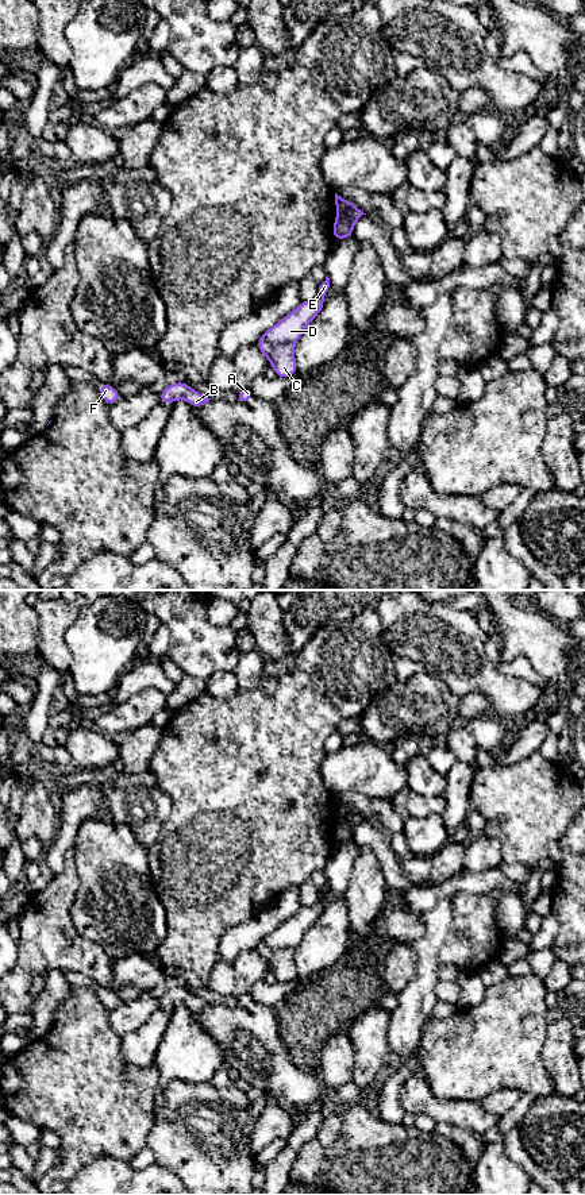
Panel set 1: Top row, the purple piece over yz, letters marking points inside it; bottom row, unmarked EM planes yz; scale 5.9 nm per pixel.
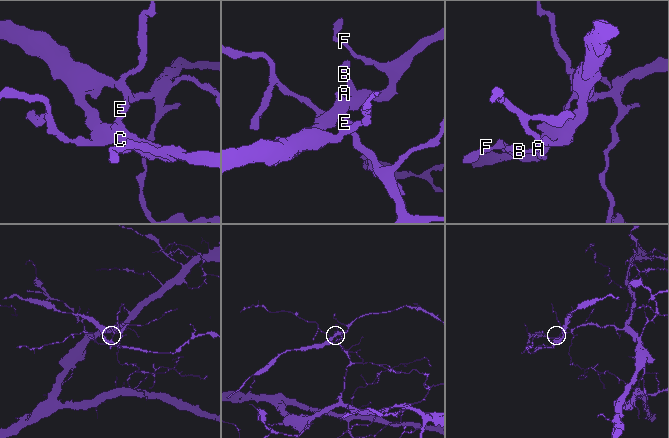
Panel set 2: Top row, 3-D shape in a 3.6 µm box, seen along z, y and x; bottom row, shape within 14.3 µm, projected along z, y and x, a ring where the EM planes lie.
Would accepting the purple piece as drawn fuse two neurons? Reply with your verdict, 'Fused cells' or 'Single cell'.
Fused cells

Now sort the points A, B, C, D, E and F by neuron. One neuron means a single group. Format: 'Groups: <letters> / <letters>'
Groups: A B D E / C F

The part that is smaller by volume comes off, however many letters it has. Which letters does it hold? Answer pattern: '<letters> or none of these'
C, F

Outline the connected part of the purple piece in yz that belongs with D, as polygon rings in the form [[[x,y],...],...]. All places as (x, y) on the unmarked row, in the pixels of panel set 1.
[[[330,883],[319,891],[319,901],[313,906],[301,906],[297,913],[269,933],[255,948],[262,960],[269,963],[272,955],[284,948],[296,948],[308,929],[324,913],[324,901],[330,893]]]

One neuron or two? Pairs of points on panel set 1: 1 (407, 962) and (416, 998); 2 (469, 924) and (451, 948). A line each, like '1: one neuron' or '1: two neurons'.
1: two neurons
2: one neuron

